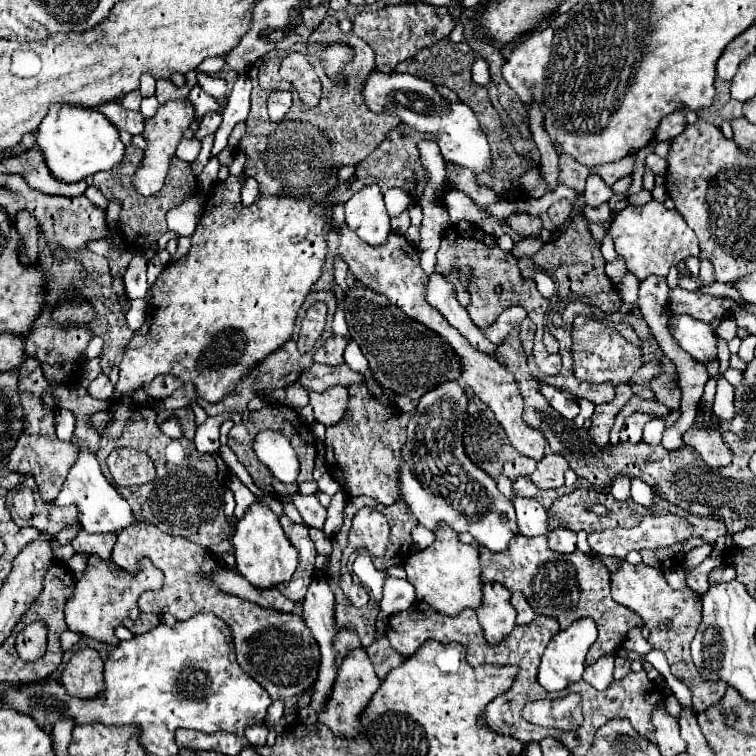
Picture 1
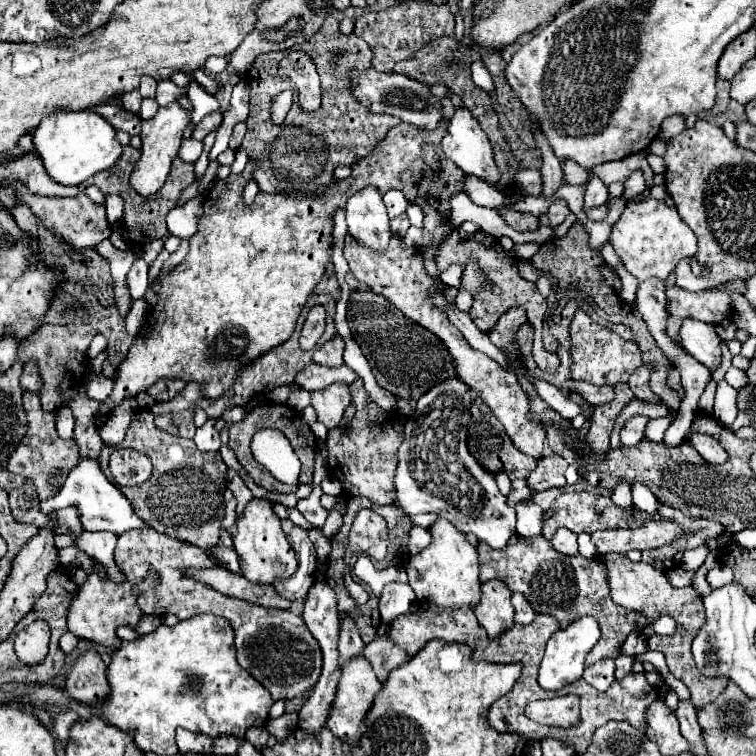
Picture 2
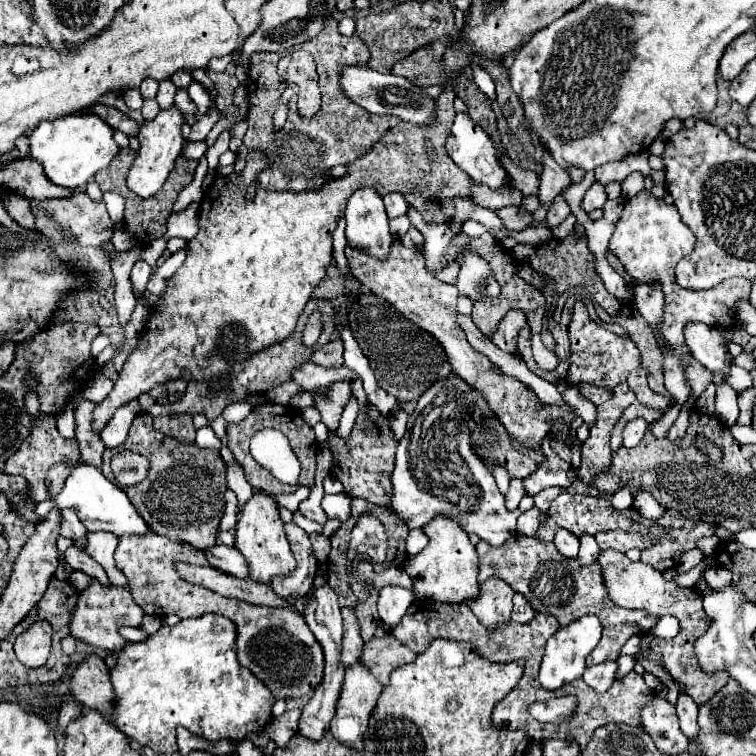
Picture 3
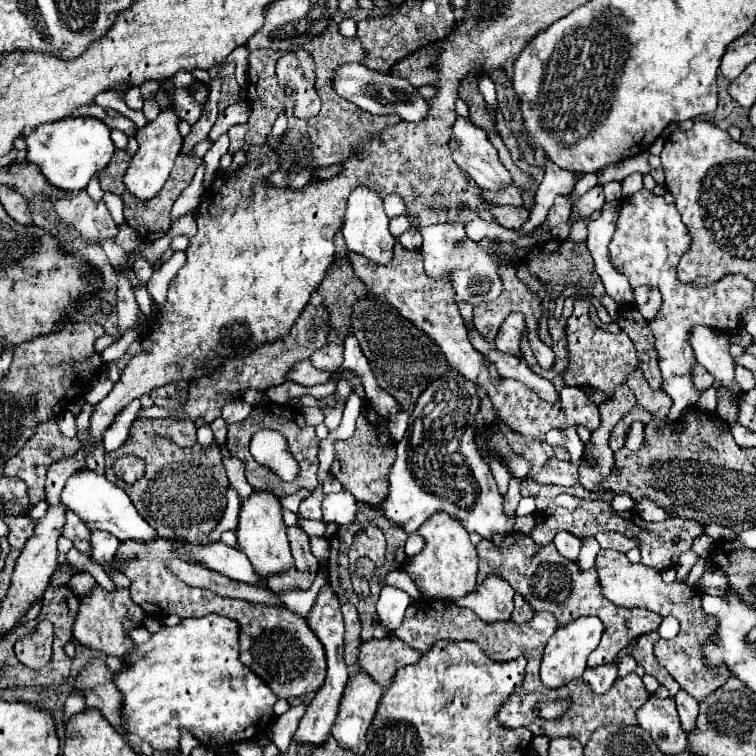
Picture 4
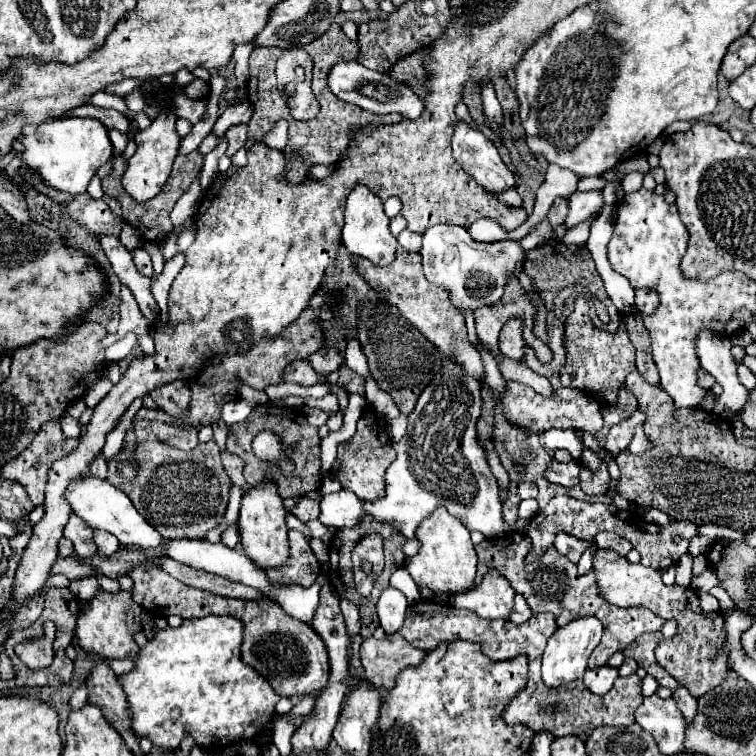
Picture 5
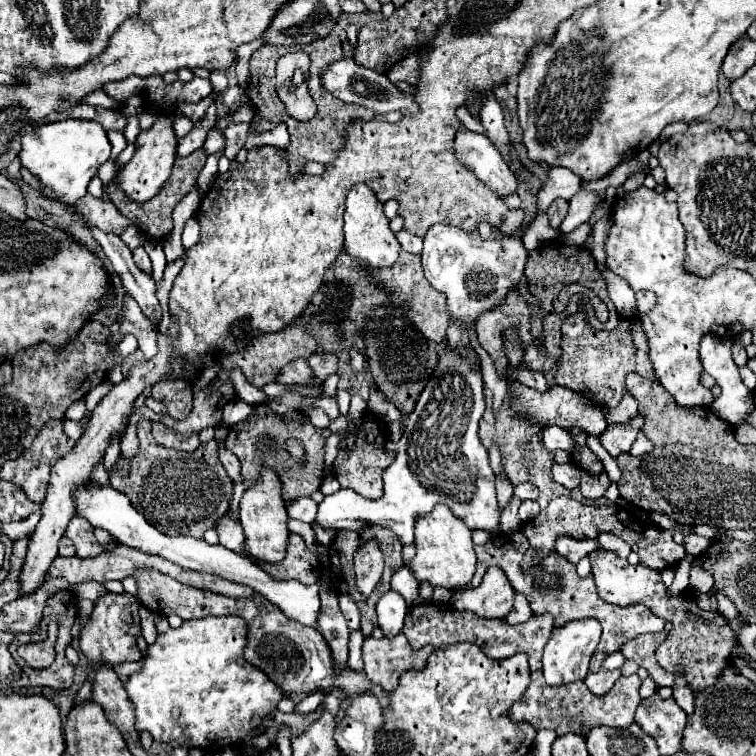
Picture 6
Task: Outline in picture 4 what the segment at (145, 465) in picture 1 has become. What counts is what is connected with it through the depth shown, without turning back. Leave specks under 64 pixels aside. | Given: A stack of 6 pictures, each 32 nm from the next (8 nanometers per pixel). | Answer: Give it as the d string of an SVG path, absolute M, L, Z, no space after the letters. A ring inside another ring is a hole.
M124 456L114 462L114 472L118 474L118 478L122 478L124 482L130 482L130 484L142 476L142 470L144 470L142 460L136 456Z

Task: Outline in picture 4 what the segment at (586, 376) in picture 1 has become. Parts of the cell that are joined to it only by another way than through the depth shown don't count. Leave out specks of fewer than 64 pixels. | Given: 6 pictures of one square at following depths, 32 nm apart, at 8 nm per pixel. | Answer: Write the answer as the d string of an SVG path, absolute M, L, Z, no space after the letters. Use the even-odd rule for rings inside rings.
M576 310L574 316L566 322L566 338L568 338L568 368L562 378L566 386L590 386L602 390L608 398L614 396L614 390L626 382L626 376L638 368L636 348L626 332L612 334L608 330L600 330L588 316L588 310Z

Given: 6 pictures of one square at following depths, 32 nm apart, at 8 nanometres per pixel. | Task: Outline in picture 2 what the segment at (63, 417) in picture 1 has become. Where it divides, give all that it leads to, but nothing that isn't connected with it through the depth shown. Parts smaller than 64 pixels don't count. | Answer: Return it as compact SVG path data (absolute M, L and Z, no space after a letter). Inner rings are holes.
M68 408L56 412L56 430L60 438L72 438L74 436L74 416Z

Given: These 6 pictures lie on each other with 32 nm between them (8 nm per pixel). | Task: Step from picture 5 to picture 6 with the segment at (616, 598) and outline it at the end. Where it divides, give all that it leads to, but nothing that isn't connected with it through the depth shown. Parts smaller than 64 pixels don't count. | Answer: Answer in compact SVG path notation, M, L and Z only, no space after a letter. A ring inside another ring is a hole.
M602 548L596 550L594 554L590 554L590 562L592 562L594 584L596 584L596 590L602 600L616 604L616 606L630 606L630 604L642 602L654 614L673 622L672 632L658 648L658 654L656 654L662 668L666 668L668 672L674 672L674 666L678 666L680 672L686 674L688 686L692 690L704 690L706 686L712 686L714 682L718 682L722 668L728 662L728 658L736 646L734 632L728 626L724 616L720 616L718 612L716 614L702 612L696 606L694 596L678 594L676 598L668 598L666 586L664 586L658 570L646 568L642 564L632 566L628 560L622 560L616 554L610 554Z

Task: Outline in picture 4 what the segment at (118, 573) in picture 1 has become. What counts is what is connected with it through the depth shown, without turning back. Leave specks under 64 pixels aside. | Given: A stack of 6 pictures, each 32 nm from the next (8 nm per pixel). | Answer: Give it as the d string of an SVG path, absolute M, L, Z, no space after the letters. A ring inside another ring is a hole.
M96 586L88 596L80 600L80 610L74 622L74 638L86 648L94 648L108 656L122 658L136 648L136 644L126 636L126 630L138 628L138 610L140 606L130 598L128 590L118 588L114 592L108 592Z

